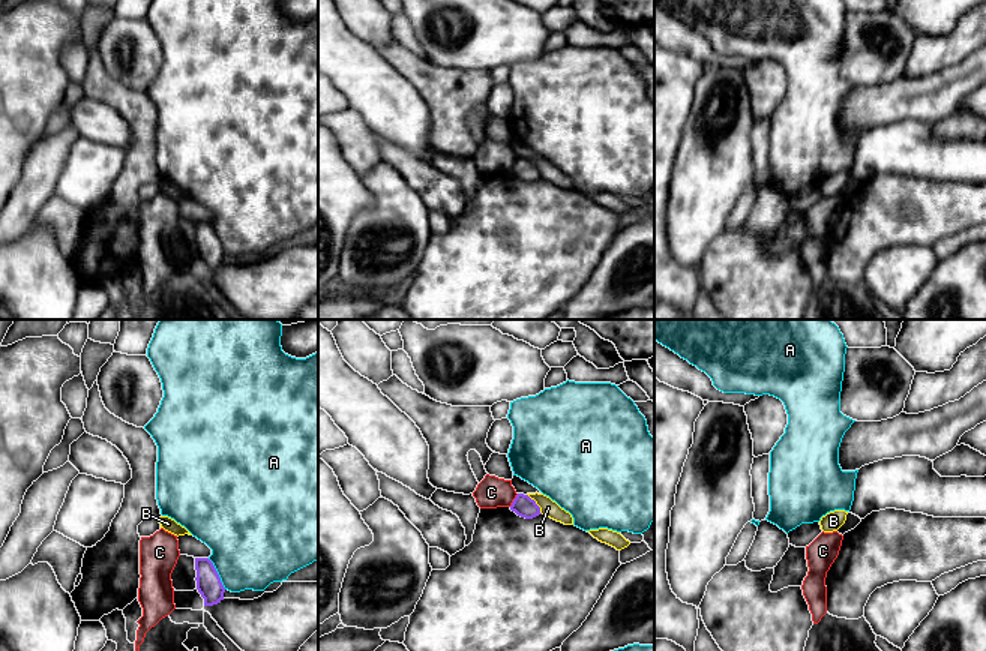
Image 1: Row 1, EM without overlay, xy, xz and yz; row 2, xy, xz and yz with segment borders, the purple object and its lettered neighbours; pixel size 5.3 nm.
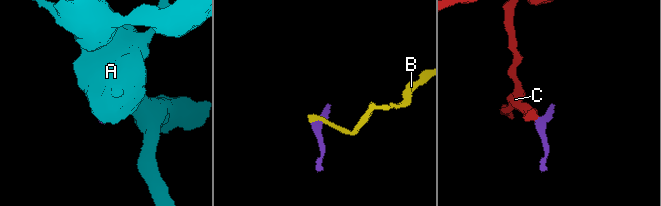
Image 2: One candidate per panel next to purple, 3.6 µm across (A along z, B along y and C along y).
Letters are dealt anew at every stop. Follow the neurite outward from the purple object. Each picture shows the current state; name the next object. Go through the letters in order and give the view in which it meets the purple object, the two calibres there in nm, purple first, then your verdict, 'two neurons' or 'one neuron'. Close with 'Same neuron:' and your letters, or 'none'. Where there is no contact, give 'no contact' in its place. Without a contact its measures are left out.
A: contact in xy; calibres 140 and 460 nm; two neurons
B: contact in xz; calibres 110 and 90 nm; two neurons
C: contact in xz; calibres 110 and 170 nm; two neurons
Same neuron: none

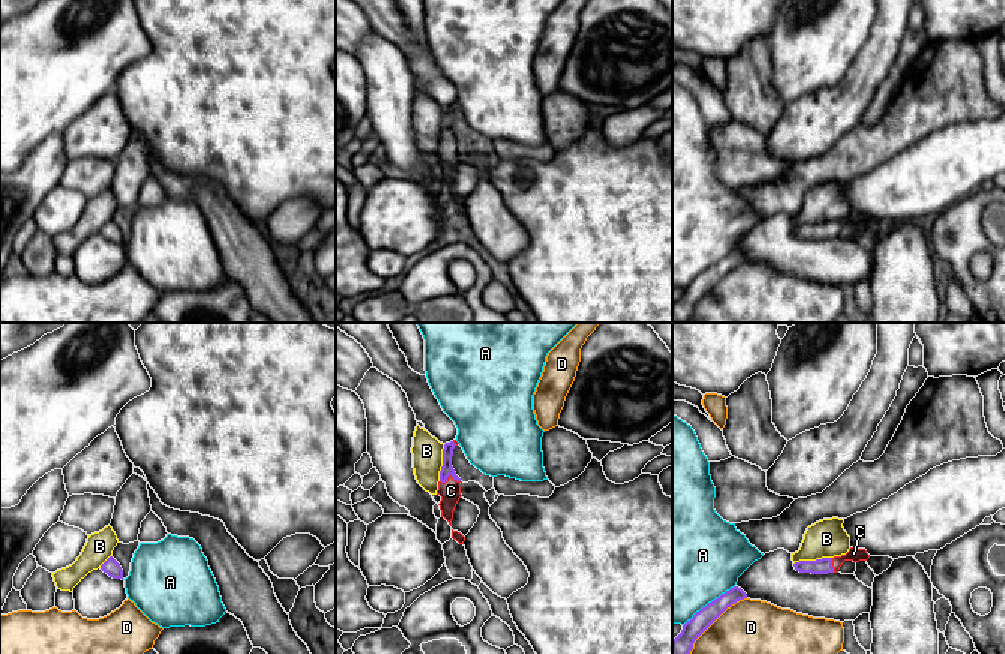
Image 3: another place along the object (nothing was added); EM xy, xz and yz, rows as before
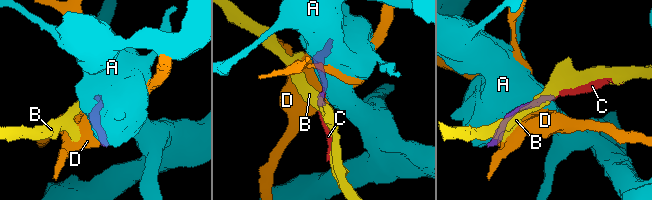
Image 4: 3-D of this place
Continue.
A: contact in yz; calibres 100 and 500 nm; two neurons
B: contact in xz; calibres 70 and 160 nm; two neurons
C: contact in xz; calibres 70 and 110 nm; one neuron
D: contact in yz; calibres 130 and 500 nm; two neurons
Same neuron: C

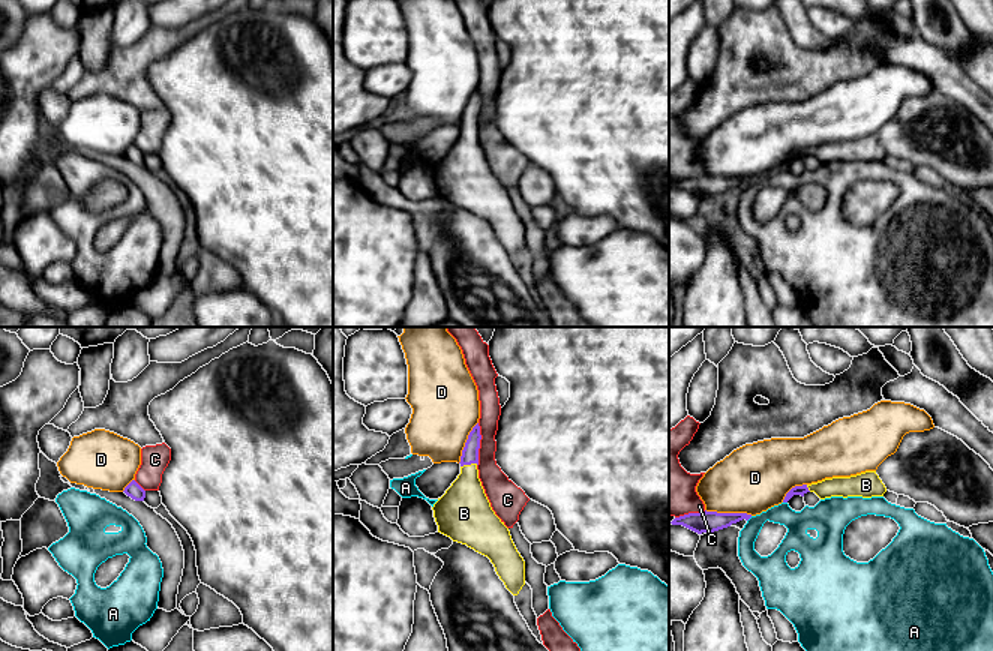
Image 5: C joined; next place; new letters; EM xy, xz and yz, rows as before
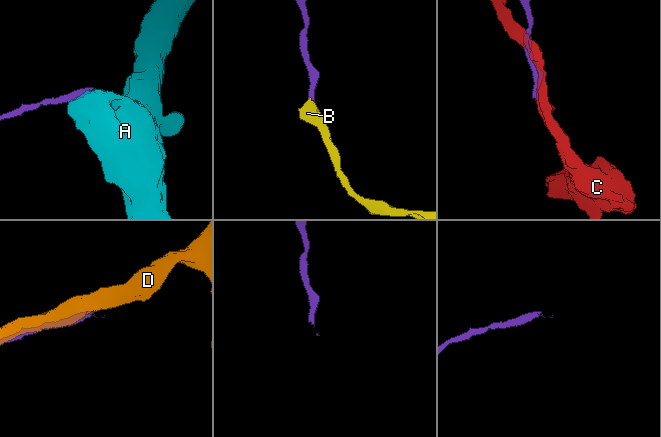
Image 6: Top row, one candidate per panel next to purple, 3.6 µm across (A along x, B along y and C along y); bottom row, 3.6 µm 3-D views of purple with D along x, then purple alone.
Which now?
A: contact in yz; calibres 110 and 120 nm; two neurons
B: contact in xz; calibres 100 and 280 nm; one neuron
C: contact in xz; calibres 100 and 150 nm; two neurons
D: contact in yz; calibres 110 and 360 nm; two neurons
Same neuron: B

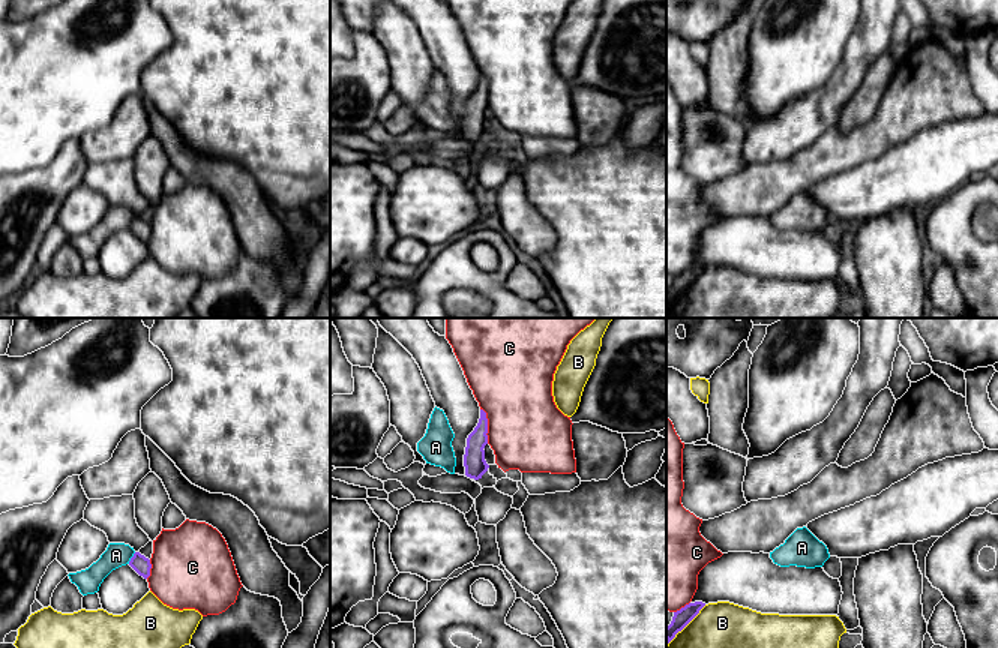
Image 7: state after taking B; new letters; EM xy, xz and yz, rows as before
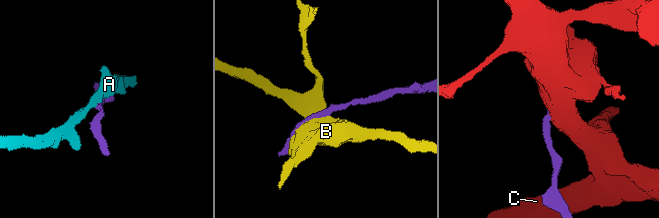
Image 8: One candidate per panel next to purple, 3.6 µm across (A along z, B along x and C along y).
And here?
A: contact in xy; calibres 90 and 130 nm; two neurons
B: contact in yz; calibres 90 and 480 nm; two neurons
C: contact in xz; calibres 120 and 420 nm; two neurons
Same neuron: none

